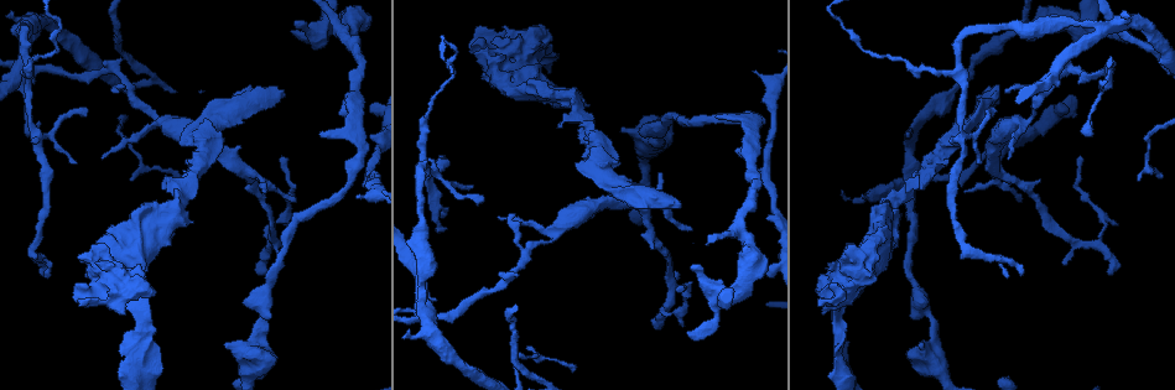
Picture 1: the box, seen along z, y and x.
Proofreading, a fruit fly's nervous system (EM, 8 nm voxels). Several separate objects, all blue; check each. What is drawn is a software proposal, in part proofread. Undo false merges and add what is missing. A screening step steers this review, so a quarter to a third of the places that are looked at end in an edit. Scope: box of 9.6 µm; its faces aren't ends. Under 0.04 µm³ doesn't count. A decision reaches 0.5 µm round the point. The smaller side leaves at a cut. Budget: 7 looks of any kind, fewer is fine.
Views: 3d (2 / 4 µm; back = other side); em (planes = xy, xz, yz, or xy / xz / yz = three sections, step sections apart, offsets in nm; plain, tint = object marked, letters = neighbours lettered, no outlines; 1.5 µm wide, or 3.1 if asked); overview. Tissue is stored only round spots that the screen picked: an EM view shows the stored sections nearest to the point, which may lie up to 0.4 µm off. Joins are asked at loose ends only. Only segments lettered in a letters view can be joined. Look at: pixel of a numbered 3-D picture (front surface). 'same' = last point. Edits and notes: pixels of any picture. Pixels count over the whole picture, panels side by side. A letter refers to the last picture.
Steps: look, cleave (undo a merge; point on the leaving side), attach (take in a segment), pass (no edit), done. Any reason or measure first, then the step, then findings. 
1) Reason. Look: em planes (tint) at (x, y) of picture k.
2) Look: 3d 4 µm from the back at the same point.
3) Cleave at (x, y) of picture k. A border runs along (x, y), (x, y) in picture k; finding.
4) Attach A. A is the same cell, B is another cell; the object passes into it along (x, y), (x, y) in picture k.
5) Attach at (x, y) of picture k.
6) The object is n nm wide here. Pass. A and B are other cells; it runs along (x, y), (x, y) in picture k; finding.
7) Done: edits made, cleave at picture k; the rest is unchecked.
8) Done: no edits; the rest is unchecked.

Tapers out. Look: em planes (letters) at (991, 109) of picture 1.

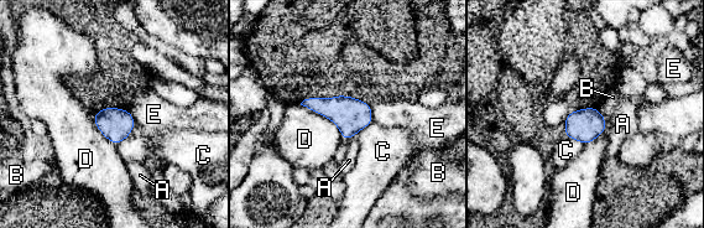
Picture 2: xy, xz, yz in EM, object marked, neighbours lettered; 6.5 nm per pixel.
The object is 220 nm wide here. Pass. A, B, C, D and E are other cells; no lettered segment goes on from it.

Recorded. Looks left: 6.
Branch stops here. Look: em xz step 4 (tint) at (677, 271) of picture 1.

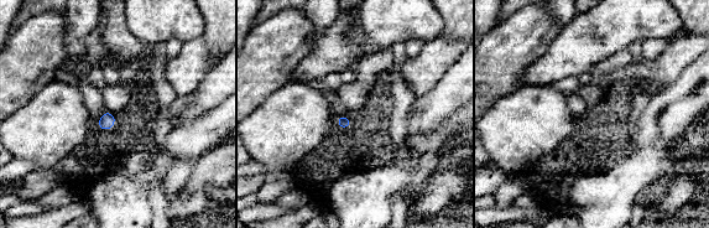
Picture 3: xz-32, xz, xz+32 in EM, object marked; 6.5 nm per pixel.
Look: em planes (letters) at the same point.

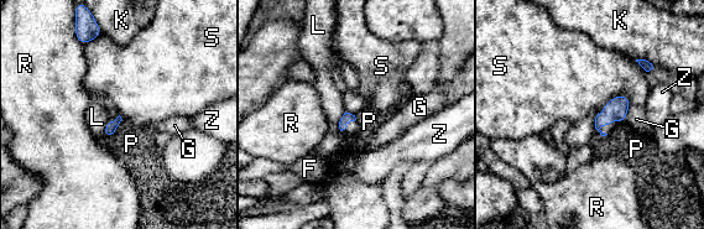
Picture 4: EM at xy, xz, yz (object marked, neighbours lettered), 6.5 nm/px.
Pass. F, G, K, L, P, R, S and Z are other cells; a border runs along (631, 103), (618, 94), (600, 109) in picture 4; none of them fits.

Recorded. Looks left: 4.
Free end. Look: em yz step 8 (tint) at (283, 157) of picture 1.

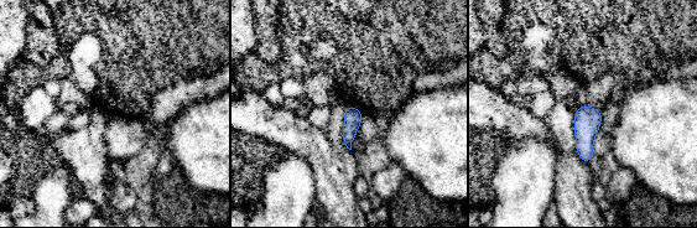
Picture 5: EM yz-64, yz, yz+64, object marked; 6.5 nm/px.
Cut it another way. Look: em planes (letters) at the same point.

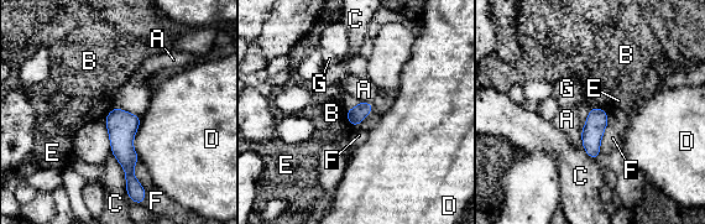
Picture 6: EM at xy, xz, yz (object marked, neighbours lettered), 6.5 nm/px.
The object is 110 nm wide here. Pass. A, B, C, D, E, F and G are other cells; a border runs along (345, 110), (346, 119), (351, 125) in picture 6; none of them fits.

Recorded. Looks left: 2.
Done: no edits; the rest is unchecked.

